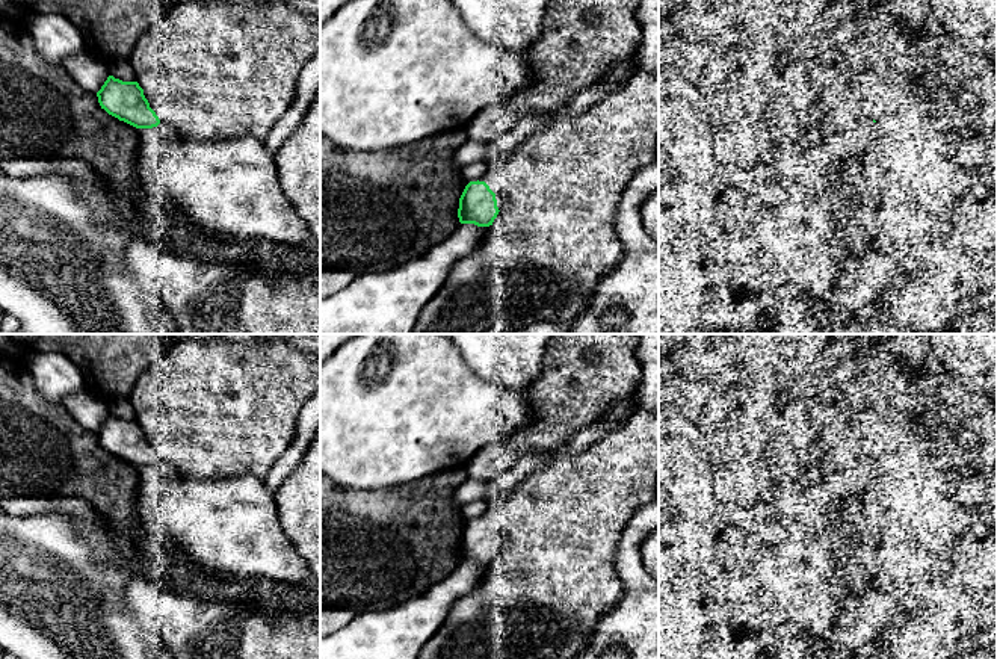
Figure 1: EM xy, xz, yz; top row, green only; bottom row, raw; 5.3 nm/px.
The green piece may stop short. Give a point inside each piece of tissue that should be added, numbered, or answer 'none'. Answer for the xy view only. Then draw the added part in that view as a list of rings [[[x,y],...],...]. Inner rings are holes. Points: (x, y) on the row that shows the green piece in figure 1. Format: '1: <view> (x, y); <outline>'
1: xy (165, 130); [[[160,122],[156,127],[156,130],[165,139],[171,139],[171,141],[181,139],[181,136],[177,133],[177,130],[165,122]]]

